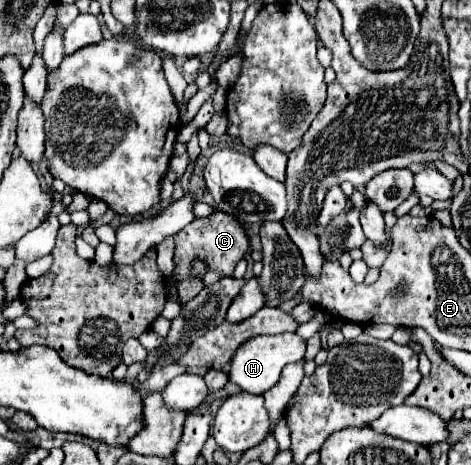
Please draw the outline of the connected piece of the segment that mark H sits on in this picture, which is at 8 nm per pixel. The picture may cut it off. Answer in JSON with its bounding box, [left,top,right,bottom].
[229,333,305,395]

